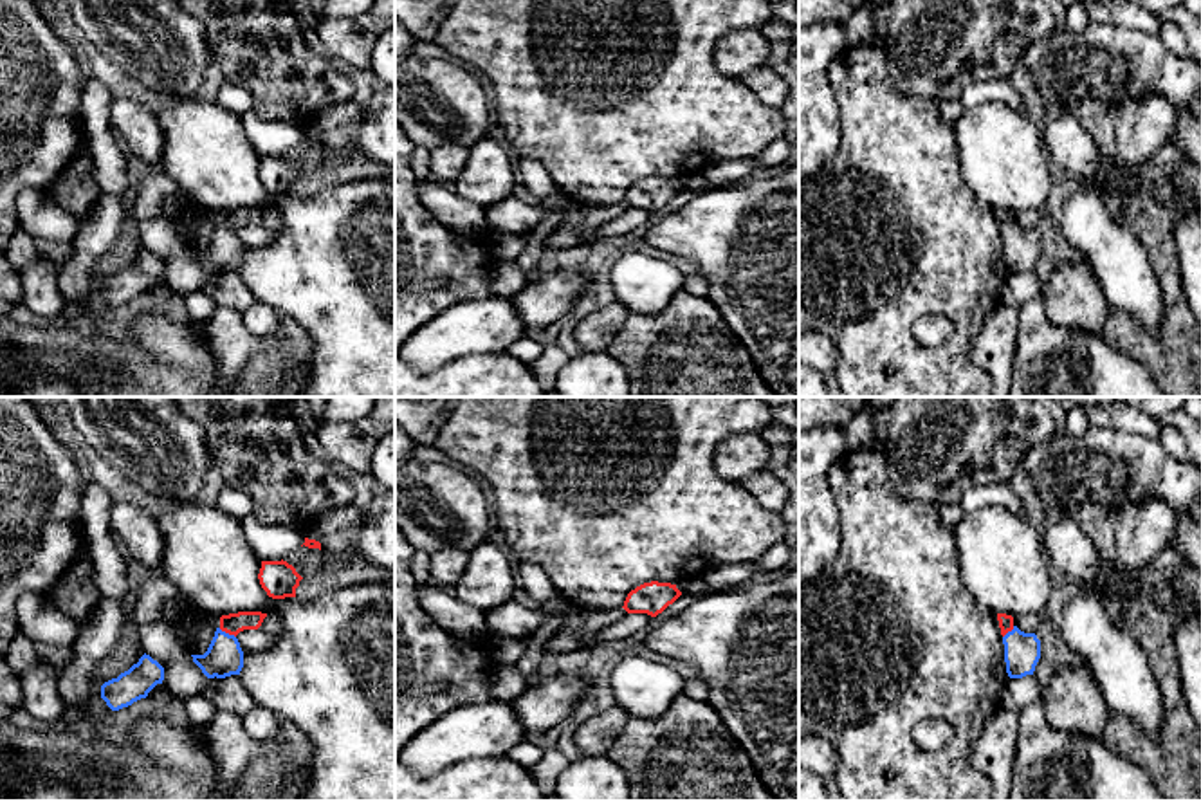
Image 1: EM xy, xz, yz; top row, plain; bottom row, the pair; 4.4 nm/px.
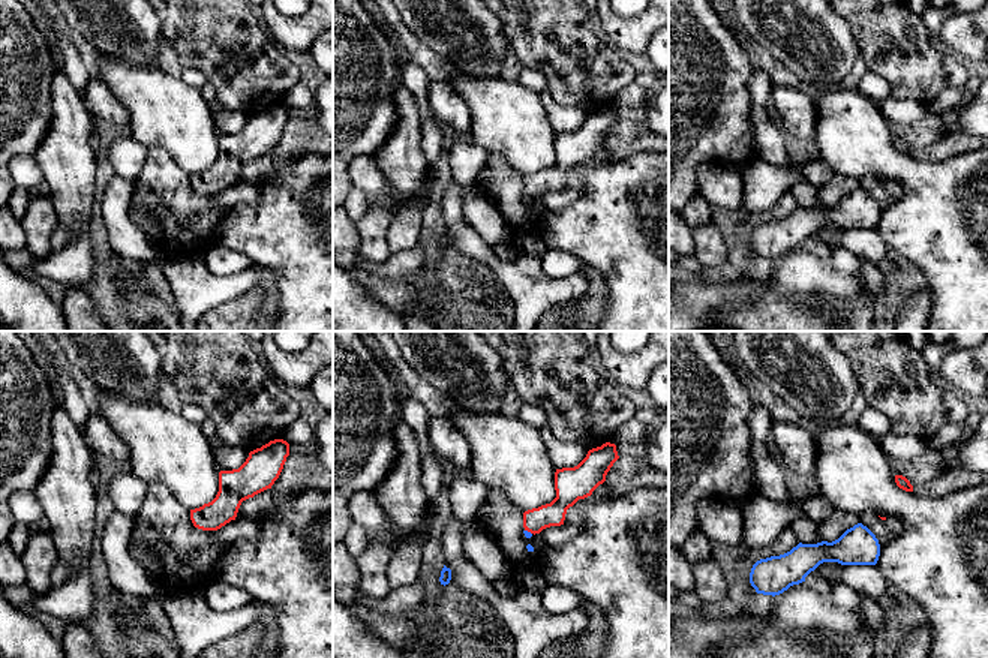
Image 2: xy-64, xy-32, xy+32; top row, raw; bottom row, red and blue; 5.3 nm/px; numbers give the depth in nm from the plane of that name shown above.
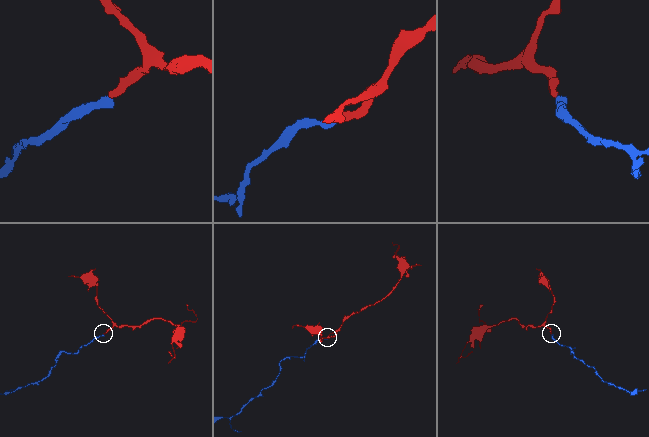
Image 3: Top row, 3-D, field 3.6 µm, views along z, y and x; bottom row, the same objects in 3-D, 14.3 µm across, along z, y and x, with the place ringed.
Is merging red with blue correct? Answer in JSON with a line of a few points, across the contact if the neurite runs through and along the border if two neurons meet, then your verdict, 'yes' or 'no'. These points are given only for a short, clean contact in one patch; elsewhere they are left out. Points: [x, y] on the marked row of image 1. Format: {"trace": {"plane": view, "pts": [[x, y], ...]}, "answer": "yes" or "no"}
{"trace": {"plane": "xy", "pts": [[233, 623], [228, 632], [224, 657]]}, "answer": "yes"}

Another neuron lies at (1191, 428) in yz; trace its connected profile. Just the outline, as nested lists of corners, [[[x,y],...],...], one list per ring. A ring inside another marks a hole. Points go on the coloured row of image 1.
[[[1183,410],[1170,411],[1160,419],[1163,426],[1176,428],[1187,440],[1188,458],[1201,467],[1201,422]]]

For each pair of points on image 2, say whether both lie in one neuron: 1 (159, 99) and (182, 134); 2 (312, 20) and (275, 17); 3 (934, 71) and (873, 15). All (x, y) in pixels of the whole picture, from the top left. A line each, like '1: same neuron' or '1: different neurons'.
1: same neuron
2: same neuron
3: same neuron

